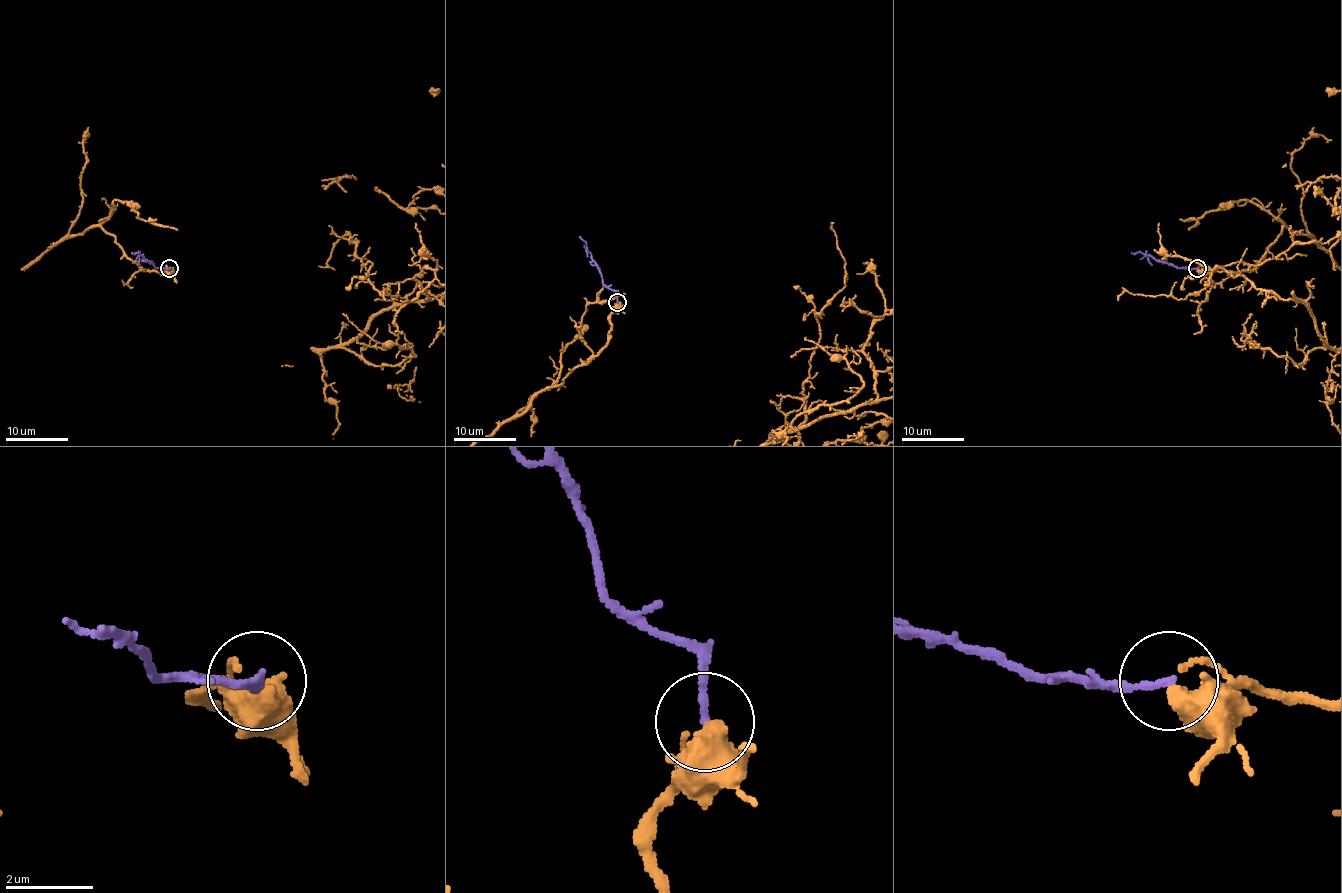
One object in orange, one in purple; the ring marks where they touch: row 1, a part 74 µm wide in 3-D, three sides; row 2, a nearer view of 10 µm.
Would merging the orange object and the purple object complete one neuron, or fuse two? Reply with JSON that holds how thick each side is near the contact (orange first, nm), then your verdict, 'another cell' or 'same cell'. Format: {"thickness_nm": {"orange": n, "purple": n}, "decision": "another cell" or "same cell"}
{"thickness_nm": {"orange": 550, "purple": 180}, "decision": "another cell"}

